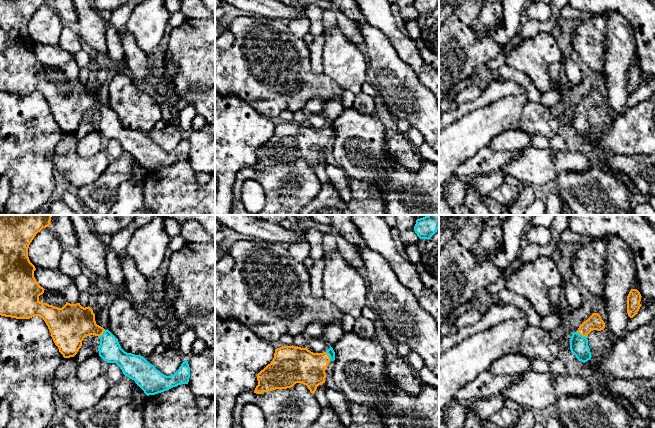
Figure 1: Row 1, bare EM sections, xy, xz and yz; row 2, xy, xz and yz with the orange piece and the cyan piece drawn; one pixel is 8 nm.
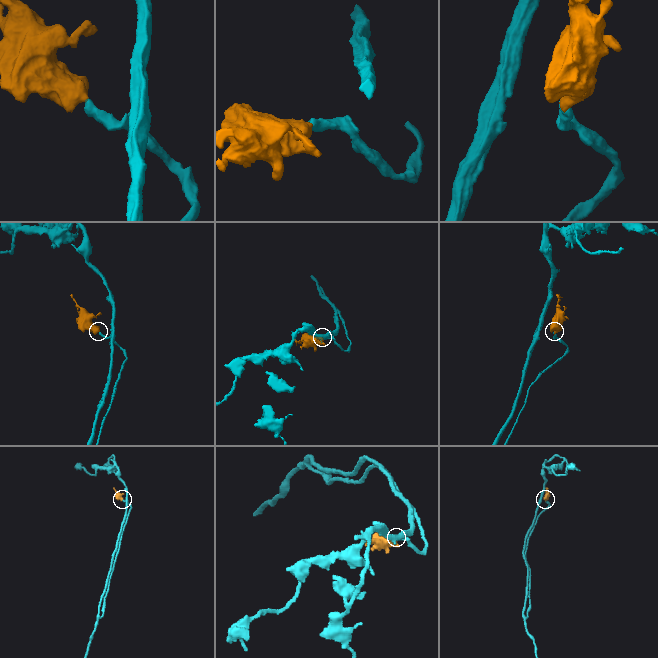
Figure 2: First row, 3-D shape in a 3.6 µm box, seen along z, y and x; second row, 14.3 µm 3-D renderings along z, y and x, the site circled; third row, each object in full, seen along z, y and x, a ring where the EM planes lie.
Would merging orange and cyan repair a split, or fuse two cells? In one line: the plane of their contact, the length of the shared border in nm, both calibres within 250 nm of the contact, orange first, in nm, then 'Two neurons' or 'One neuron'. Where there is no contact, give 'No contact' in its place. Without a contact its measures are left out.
Touches orange in yz. Shared border 100 nm. Thickness 120 nm (orange) against 150 nm. One neuron

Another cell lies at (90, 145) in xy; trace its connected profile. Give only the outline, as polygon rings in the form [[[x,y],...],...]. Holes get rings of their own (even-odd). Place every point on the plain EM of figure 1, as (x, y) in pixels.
[[[93,129],[87,136],[76,140],[76,149],[80,157],[92,157],[98,152],[101,152],[101,134]]]

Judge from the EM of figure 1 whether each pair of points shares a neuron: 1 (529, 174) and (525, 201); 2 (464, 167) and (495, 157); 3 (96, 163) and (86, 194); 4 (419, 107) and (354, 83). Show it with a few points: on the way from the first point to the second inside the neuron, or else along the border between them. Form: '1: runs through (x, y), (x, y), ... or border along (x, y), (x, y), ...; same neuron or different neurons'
1: border along (526, 184), (531, 186); different neurons
2: runs through (472, 167), (480, 168), (487, 161); same neuron
3: border along (107, 167), (95, 180), (79, 188); different neurons
4: border along (368, 61), (366, 80); different neurons

